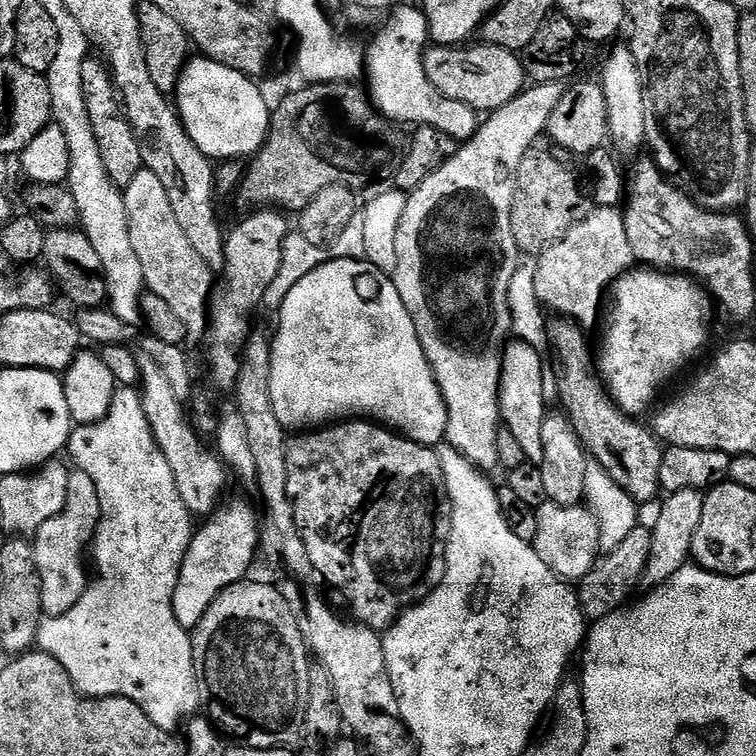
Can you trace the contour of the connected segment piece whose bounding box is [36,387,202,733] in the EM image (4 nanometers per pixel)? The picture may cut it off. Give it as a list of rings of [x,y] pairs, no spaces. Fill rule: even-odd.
[[[117,387],[116,393],[114,394],[114,402],[110,402],[110,410],[106,414],[106,418],[102,418],[98,422],[93,424],[81,424],[79,426],[73,427],[72,435],[68,438],[68,447],[66,449],[67,455],[72,455],[71,463],[75,465],[77,469],[86,474],[90,474],[90,479],[94,481],[94,487],[98,490],[98,502],[100,503],[100,521],[96,527],[96,536],[93,538],[90,545],[90,560],[96,563],[96,572],[94,568],[94,579],[89,583],[88,589],[82,594],[82,598],[78,598],[78,602],[70,609],[66,614],[61,616],[53,616],[51,618],[45,619],[40,626],[40,632],[36,635],[36,644],[38,645],[39,651],[45,652],[46,654],[53,656],[56,661],[63,666],[66,670],[66,674],[72,681],[76,684],[76,690],[82,696],[87,696],[89,698],[95,698],[98,700],[105,700],[109,696],[121,696],[122,698],[130,698],[130,702],[137,704],[141,710],[150,718],[150,722],[154,722],[154,726],[158,726],[162,730],[167,732],[175,733],[177,731],[176,727],[183,725],[185,721],[189,718],[195,717],[197,713],[201,711],[202,708],[202,697],[200,694],[200,684],[196,680],[196,671],[194,670],[194,662],[192,661],[192,638],[190,632],[184,629],[178,624],[178,620],[174,616],[174,607],[171,606],[171,602],[174,601],[174,590],[176,585],[178,585],[178,578],[180,576],[180,571],[182,570],[183,560],[187,556],[188,547],[191,544],[192,535],[194,533],[194,517],[192,513],[186,510],[186,502],[182,502],[182,494],[178,494],[178,486],[174,482],[174,470],[170,470],[170,462],[166,462],[166,458],[162,454],[162,450],[158,450],[158,444],[154,442],[154,434],[150,430],[150,422],[146,422],[146,412],[142,410],[142,404],[140,402],[140,393],[135,387],[124,388]]]

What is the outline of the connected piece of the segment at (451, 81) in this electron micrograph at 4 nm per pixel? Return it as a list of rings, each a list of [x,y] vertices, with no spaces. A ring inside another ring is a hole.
[[[483,42],[467,48],[438,44],[424,50],[426,78],[430,78],[437,90],[446,94],[446,98],[454,98],[454,102],[462,102],[478,114],[487,114],[506,106],[506,102],[524,91],[524,62],[517,53]]]

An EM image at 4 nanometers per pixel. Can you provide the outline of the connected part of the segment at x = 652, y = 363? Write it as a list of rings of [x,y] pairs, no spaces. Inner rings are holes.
[[[636,266],[616,279],[610,289],[610,303],[602,320],[604,333],[600,336],[600,352],[598,348],[598,372],[608,396],[620,411],[640,418],[648,407],[651,409],[657,403],[656,391],[667,380],[674,379],[707,346],[712,308],[714,312],[711,295],[691,276]]]

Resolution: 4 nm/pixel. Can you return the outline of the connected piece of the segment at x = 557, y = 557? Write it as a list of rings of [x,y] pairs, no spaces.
[[[549,502],[536,509],[536,521],[538,534],[534,547],[539,558],[542,558],[546,566],[559,579],[565,582],[583,580],[584,575],[598,563],[598,557],[602,552],[600,529],[597,528],[596,520],[592,517],[591,508],[587,506],[567,508]]]

